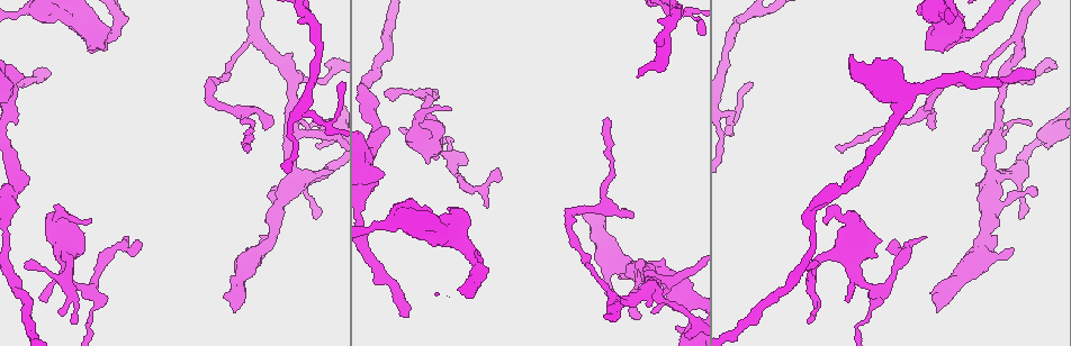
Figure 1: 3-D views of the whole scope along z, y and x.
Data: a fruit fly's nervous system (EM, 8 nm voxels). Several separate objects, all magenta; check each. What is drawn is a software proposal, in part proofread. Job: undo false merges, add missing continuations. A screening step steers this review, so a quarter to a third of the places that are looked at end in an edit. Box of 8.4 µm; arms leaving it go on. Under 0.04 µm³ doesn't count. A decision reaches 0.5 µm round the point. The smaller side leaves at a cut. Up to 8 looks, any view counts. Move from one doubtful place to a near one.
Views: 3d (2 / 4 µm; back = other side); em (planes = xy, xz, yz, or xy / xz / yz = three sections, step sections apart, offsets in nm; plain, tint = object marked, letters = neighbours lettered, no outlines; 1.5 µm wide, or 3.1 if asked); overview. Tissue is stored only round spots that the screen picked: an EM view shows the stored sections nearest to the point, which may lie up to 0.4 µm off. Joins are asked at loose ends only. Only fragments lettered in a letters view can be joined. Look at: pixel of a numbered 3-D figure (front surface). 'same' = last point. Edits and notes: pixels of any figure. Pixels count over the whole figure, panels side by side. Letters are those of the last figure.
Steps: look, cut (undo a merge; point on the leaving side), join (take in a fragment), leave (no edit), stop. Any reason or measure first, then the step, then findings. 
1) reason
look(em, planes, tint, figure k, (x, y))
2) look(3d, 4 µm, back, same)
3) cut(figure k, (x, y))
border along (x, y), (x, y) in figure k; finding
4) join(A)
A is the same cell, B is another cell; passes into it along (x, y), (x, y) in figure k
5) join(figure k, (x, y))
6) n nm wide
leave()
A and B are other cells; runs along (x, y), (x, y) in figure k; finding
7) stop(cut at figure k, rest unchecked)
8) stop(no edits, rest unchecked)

branch stops here
look(em, xz, step 4, tint, figure 1, (406, 128))

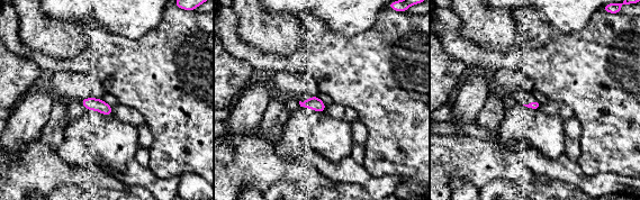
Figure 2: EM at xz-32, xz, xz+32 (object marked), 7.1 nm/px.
another direction
look(em, planes, tint, same)

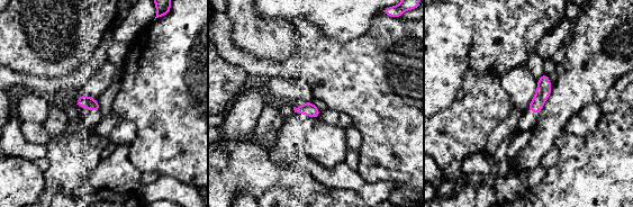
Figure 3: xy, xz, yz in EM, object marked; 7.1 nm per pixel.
see the neighbours
look(em, planes, letters, same)

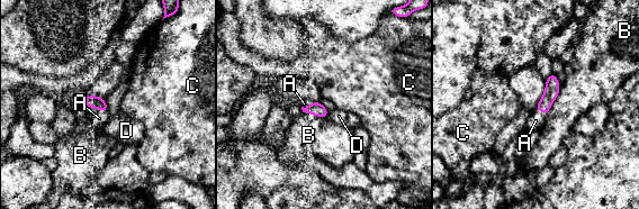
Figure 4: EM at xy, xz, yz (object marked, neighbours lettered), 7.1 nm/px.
join(A)
A is the same cell, B, C and D are other cells; it goes on there

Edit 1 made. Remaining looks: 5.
see it whole again
look(overview)

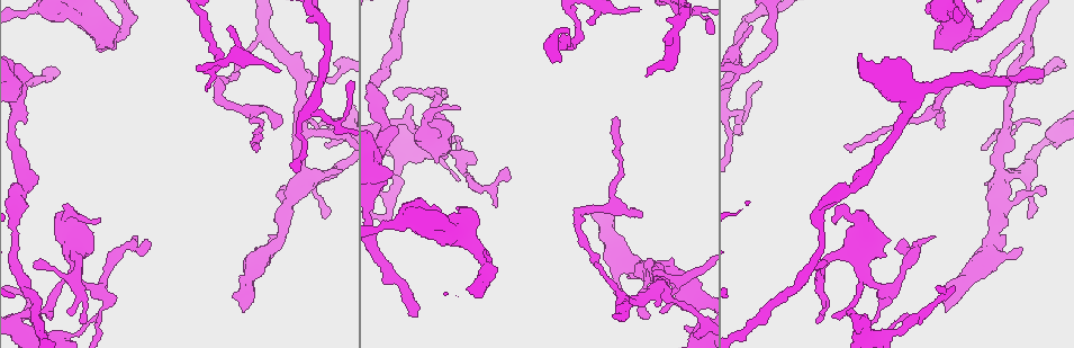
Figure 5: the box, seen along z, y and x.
free end
look(3d, 2 µm, figure 5, (596, 215))

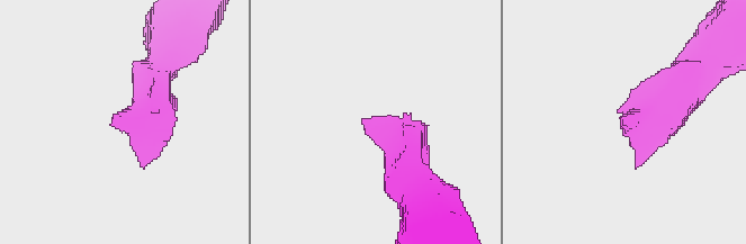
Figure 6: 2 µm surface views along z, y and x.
look(em, planes, letters, figure 6, (113, 120))

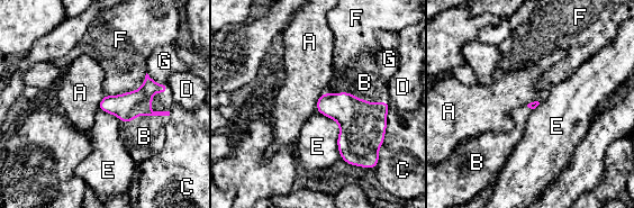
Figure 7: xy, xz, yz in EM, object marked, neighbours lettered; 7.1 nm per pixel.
join(B)
B is the same cell, A, C, D, E, F and G are other cells; passes into it along (362, 125), (355, 96), (364, 82) in figure 7; the cell continues

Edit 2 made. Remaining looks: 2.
stop(join at figure 4, join at figure 7, rest unchecked)

